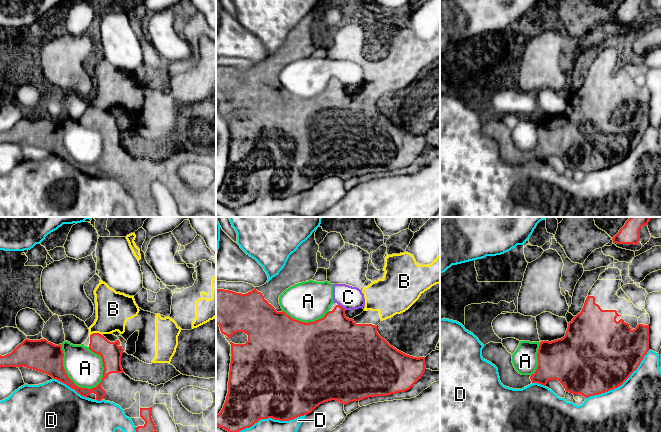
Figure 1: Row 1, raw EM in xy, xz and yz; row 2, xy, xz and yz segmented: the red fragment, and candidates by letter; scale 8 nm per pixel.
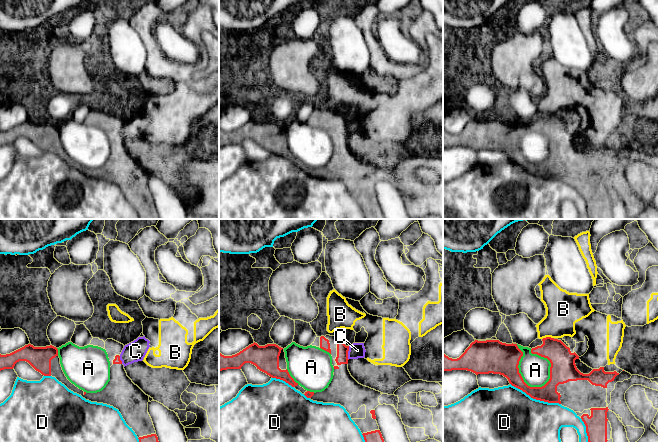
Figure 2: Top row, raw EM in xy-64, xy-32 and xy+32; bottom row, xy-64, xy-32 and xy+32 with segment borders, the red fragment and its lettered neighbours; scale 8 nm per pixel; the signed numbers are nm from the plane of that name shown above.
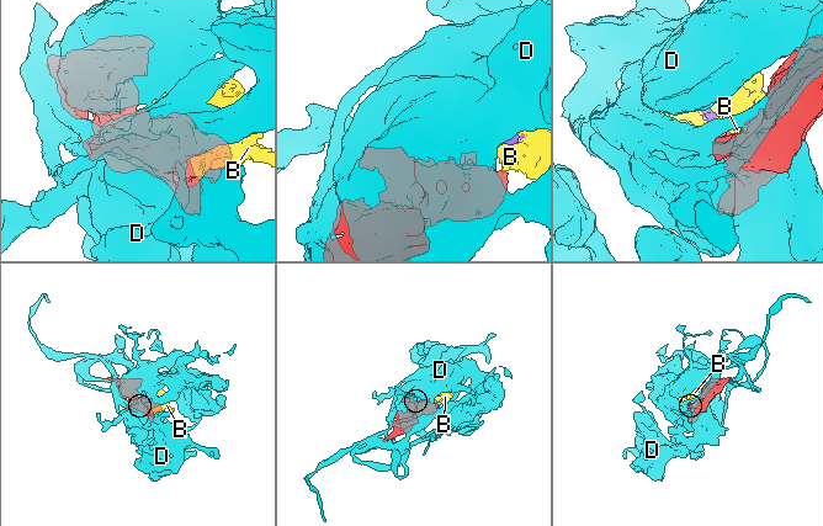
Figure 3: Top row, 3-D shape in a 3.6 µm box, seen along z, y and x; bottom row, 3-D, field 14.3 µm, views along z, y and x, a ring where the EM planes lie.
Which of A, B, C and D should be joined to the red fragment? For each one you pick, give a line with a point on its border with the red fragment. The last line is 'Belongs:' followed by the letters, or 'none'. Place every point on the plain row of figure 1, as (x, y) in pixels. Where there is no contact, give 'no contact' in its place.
B: xy (96, 109)
Belongs: B

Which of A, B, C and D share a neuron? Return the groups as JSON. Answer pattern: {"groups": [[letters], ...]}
{"groups": [["A", "C"], ["B"], ["D"]]}

